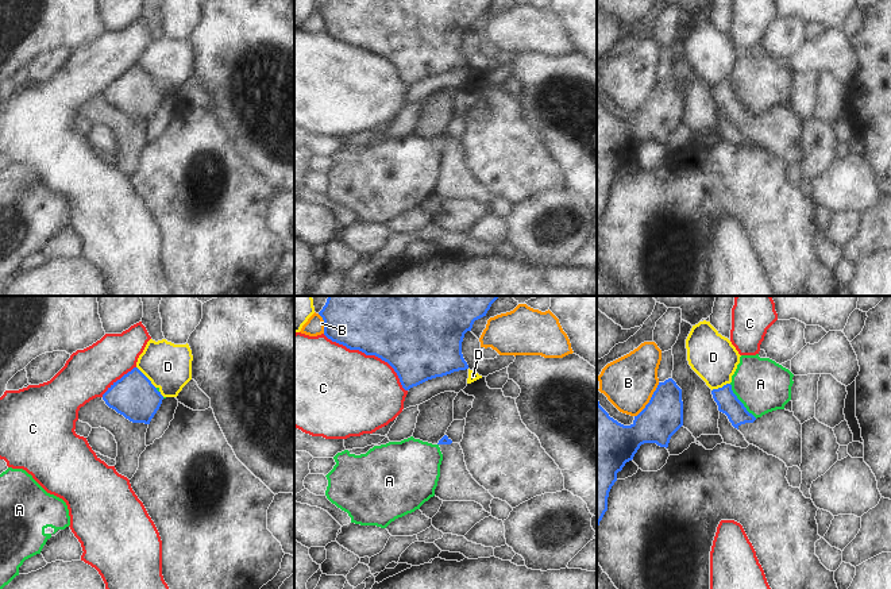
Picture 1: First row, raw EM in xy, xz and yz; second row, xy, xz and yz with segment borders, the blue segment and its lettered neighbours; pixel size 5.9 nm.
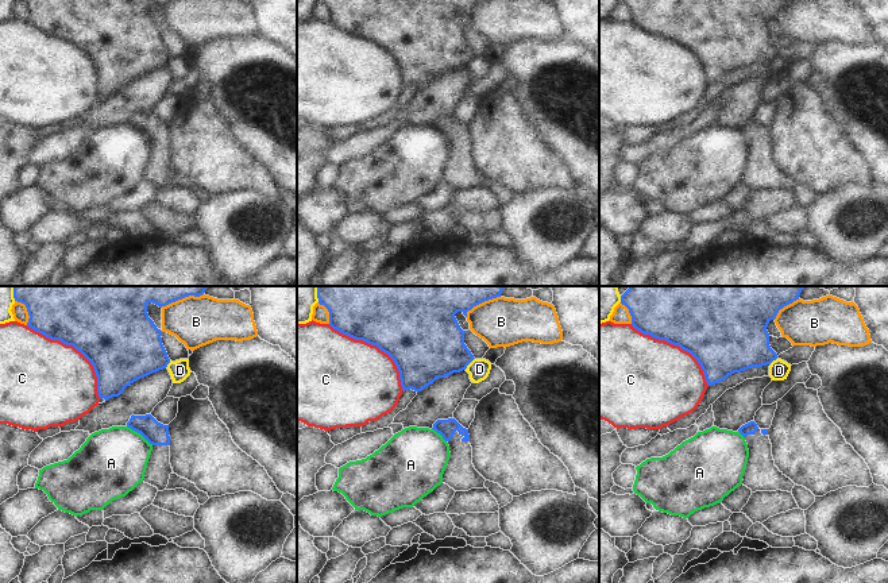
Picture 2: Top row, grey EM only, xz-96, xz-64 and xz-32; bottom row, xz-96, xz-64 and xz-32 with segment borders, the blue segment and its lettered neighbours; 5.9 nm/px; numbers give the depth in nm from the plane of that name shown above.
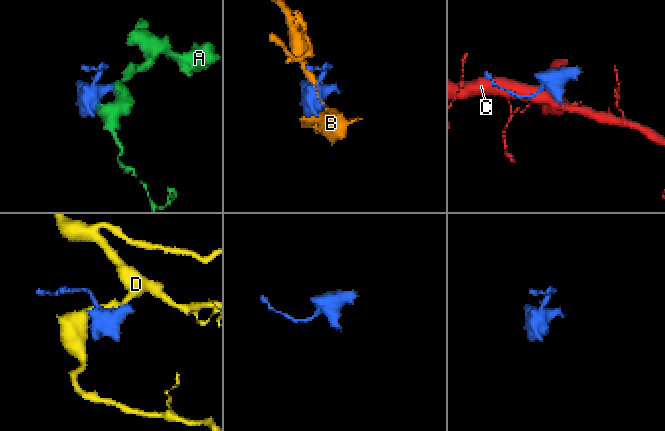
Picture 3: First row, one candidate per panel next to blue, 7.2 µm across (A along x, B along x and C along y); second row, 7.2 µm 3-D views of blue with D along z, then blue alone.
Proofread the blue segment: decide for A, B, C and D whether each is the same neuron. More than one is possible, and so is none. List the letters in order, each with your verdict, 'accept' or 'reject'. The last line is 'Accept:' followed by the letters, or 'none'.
A: reject
B: reject
C: reject
D: reject
Accept: none

